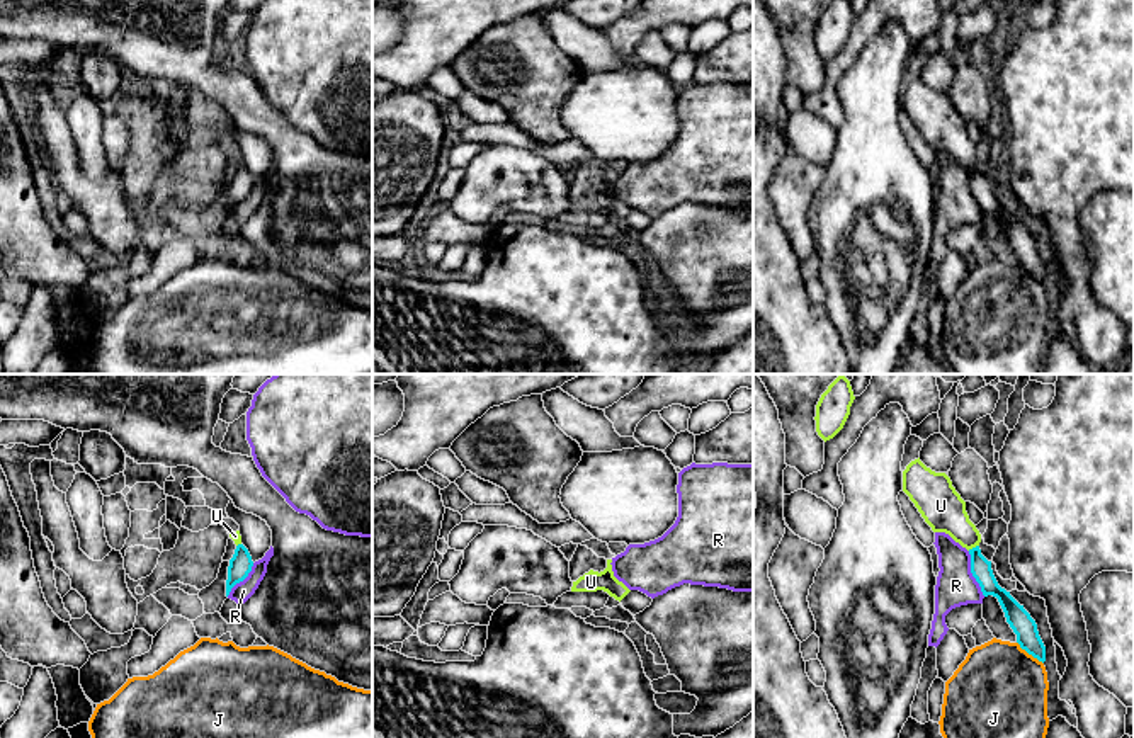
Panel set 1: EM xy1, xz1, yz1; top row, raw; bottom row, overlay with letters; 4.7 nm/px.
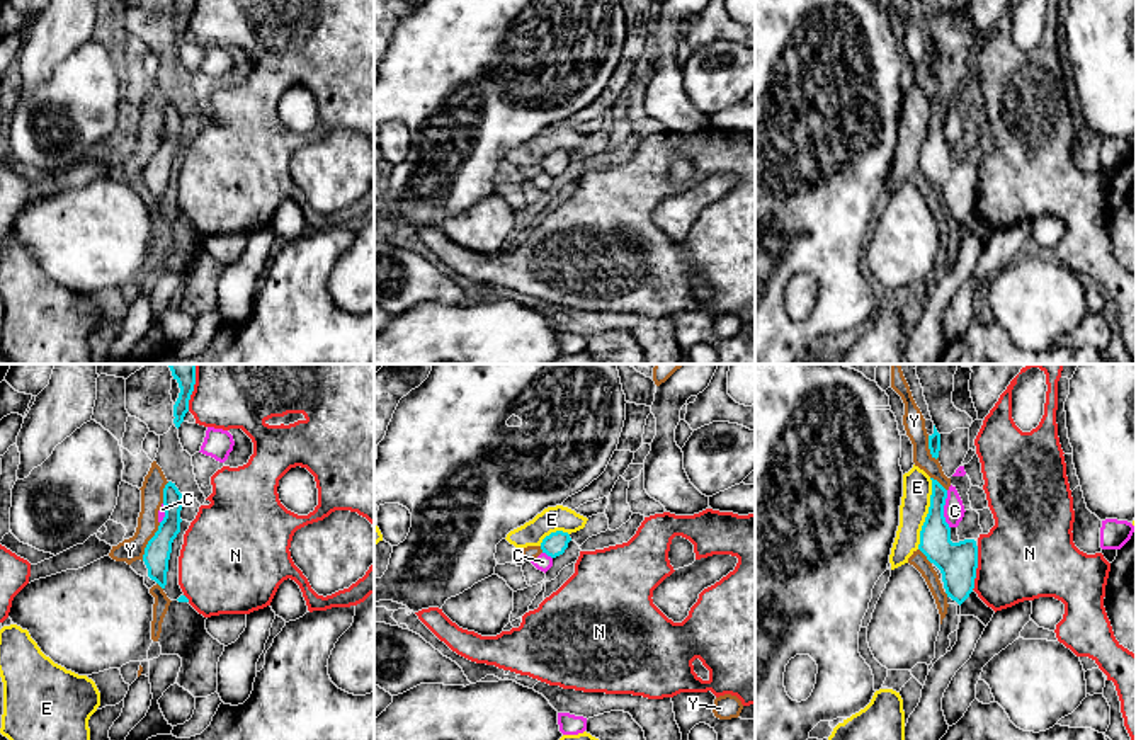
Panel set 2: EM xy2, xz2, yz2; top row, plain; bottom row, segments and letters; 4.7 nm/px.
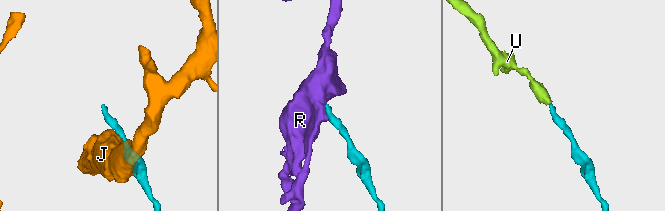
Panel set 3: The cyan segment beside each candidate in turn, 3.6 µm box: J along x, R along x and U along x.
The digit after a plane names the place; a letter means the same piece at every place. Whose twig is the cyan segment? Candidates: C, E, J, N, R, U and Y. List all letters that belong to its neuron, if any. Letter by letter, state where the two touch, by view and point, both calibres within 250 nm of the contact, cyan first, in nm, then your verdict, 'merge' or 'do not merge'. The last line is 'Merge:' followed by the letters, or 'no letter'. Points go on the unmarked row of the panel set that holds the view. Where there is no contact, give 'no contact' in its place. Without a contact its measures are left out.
C: meets cyan in yz2 at (942, 128); 180 nm thick on the cyan side, 100 nm on the other; do not merge
E: meets cyan in yz2 at (927, 133); 160 nm thick on the cyan side, 140 nm on the other; do not merge
J: meets cyan in yz1 at (1029, 272); 110 nm thick on the cyan side, 460 nm on the other; do not merge
N: meets cyan in yz2 at (976, 186); 190 nm thick on the cyan side, 420 nm on the other; do not merge
R: meets cyan in yz1 at (971, 191); 100 nm thick on the cyan side, 190 nm on the other; do not merge
U: meets cyan in yz1 at (973, 167); 100 nm thick on the cyan side, 200 nm on the other; merge
Y: meets cyan in xy2 at (148, 160); 130 nm thick on the cyan side, 110 nm on the other; do not merge
Merge: U

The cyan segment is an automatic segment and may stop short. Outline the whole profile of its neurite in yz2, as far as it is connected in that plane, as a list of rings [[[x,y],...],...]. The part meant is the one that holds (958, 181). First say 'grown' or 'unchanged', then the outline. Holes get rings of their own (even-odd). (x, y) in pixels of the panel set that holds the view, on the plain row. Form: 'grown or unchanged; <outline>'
unchanged; [[[930,99],[930,126],[918,168],[940,189],[947,216],[961,225],[974,208],[978,165],[974,158],[951,160],[951,146],[944,136],[947,109],[937,99]]]

